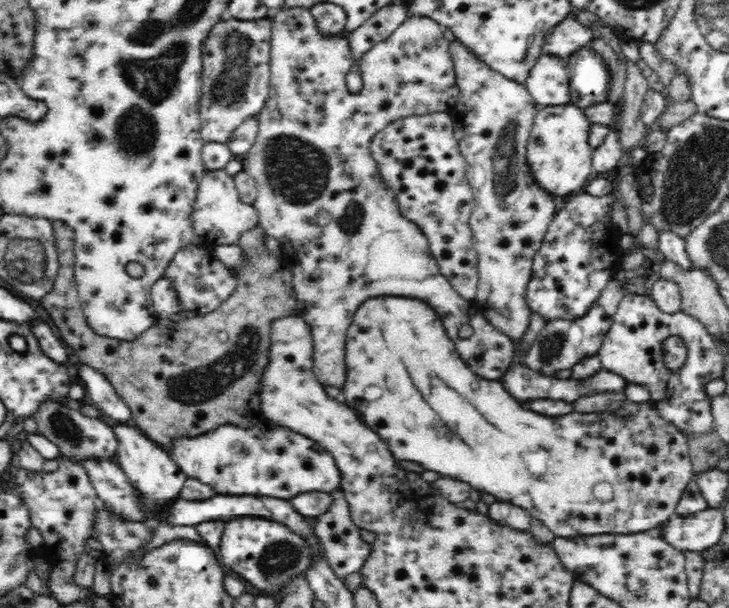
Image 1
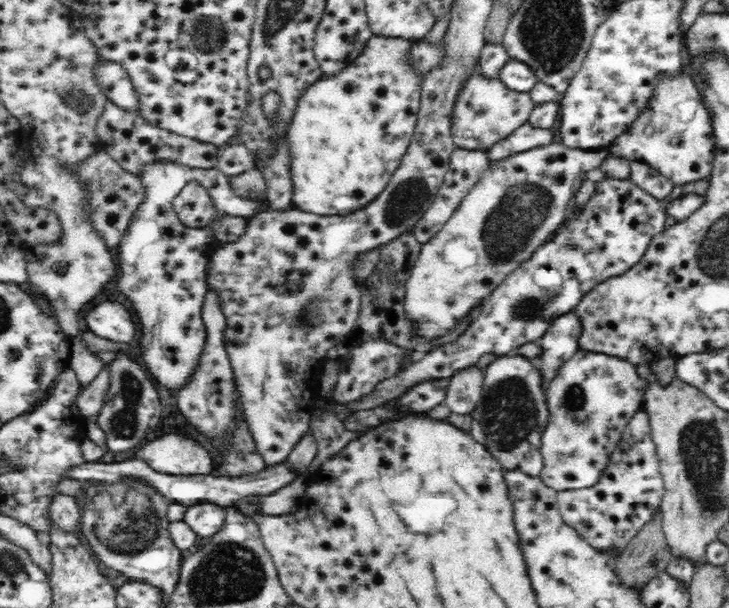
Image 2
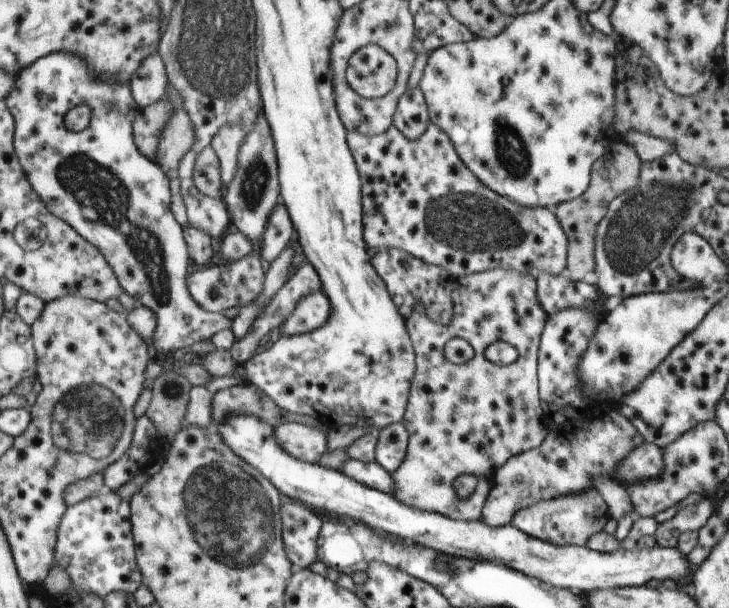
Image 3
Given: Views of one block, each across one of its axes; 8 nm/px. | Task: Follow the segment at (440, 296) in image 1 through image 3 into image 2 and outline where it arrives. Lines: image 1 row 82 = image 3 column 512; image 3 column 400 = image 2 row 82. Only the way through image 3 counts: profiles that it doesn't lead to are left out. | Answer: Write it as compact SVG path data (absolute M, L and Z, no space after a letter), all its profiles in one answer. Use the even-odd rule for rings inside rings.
M480 68L470 74L464 88L454 101L450 132L455 147L466 150L489 150L500 139L510 136L514 130L529 122L532 109L536 106L530 93L516 93L507 88L499 77L486 77Z

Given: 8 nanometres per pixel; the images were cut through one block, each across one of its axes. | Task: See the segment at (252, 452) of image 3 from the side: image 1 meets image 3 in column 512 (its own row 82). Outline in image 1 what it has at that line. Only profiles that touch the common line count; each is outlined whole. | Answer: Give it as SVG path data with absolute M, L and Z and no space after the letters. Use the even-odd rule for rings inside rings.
M542 54L532 67L525 87L538 106L558 106L570 103L569 81L566 59Z

